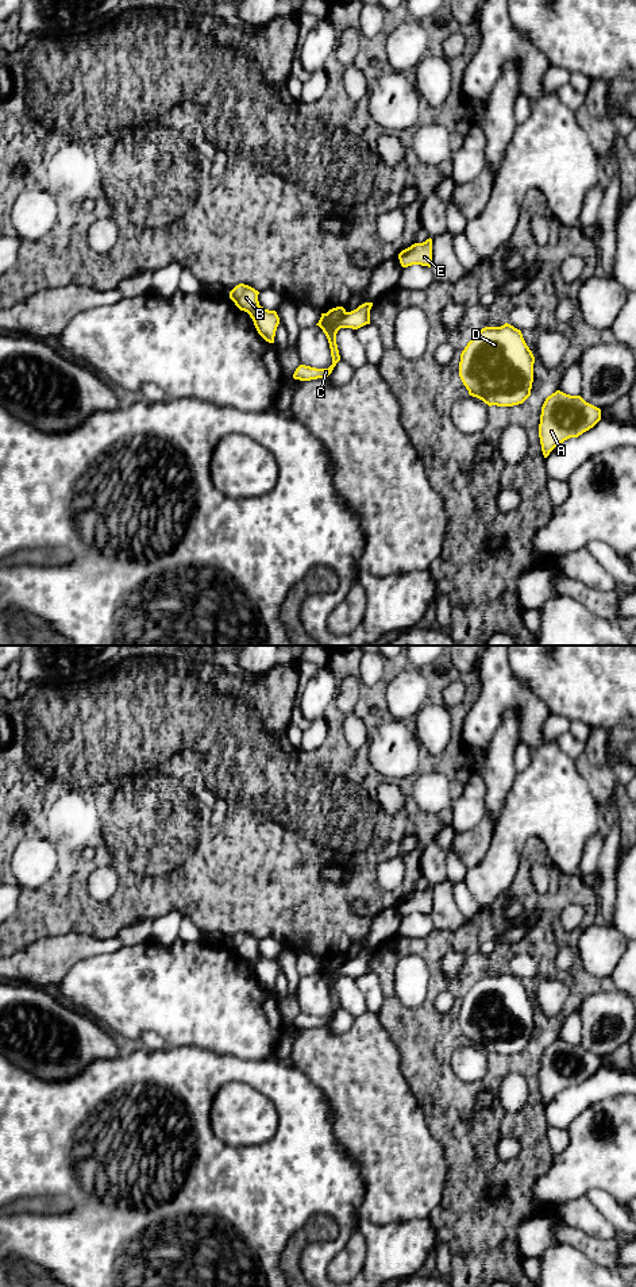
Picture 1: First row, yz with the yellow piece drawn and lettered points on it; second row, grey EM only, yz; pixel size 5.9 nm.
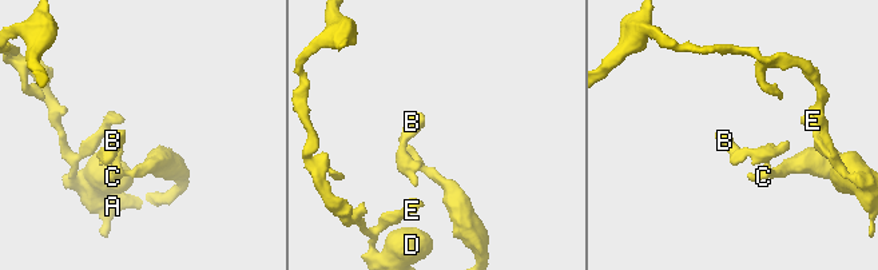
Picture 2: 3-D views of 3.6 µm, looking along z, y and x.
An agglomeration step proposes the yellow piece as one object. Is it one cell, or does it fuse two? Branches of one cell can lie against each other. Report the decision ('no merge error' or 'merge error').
merge error

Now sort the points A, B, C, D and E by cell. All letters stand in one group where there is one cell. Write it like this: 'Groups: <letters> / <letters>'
Groups: A C D E / B

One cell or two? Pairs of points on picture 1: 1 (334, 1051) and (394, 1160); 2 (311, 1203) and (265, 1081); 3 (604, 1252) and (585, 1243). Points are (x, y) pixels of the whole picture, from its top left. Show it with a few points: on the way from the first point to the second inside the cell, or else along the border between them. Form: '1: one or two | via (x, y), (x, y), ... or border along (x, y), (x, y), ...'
1: one | via (359, 1078), (372, 1101), (377, 1121), (385, 1133)
2: one | via (304, 1172), (304, 1120), (296, 1112)
3: one | via (600, 1251), (589, 1245)

